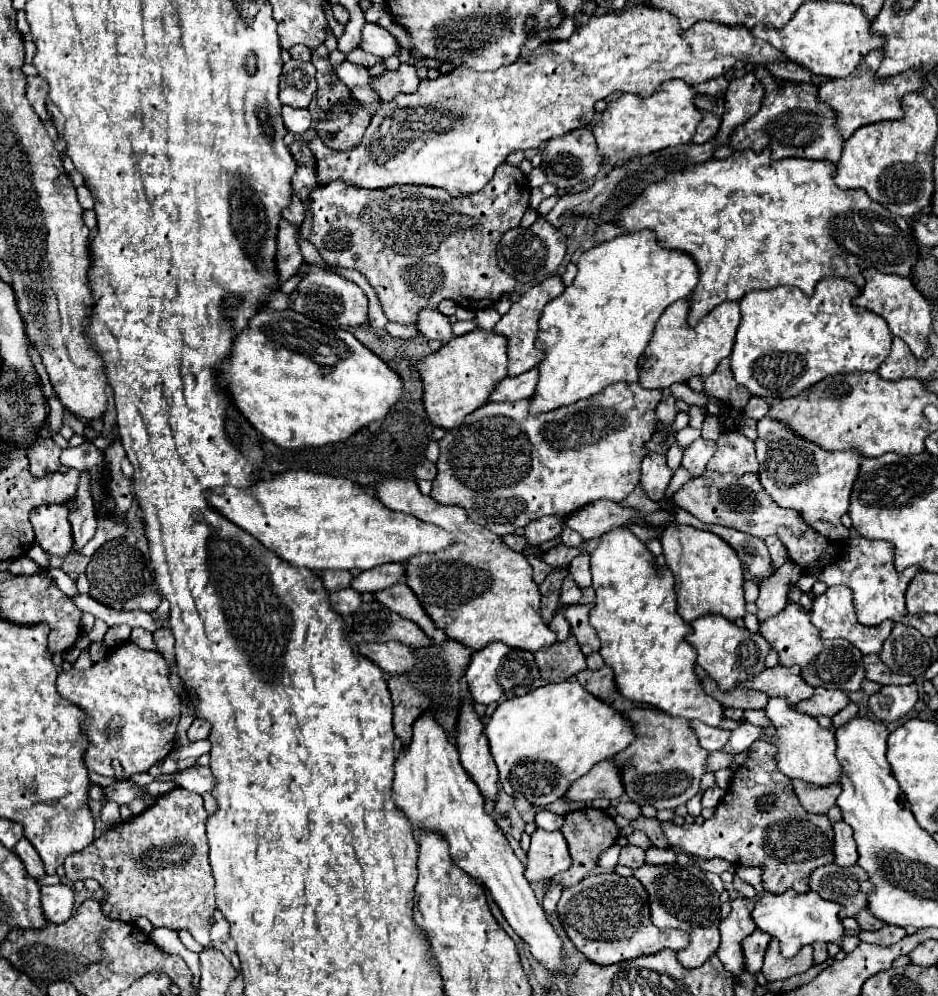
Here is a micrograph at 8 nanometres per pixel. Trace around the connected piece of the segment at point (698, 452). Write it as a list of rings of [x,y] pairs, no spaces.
[[[696,439],[692,445],[688,445],[684,449],[684,457],[682,457],[682,465],[694,473],[694,477],[702,475],[706,471],[706,463],[712,459],[712,455],[716,453],[716,441],[710,439]]]

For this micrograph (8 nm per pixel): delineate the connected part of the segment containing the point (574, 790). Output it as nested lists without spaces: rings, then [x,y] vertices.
[[[608,759],[608,761],[600,761],[590,769],[590,773],[574,781],[566,799],[594,801],[598,797],[604,797],[614,801],[614,799],[620,799],[622,795],[624,795],[624,789],[622,789],[622,777],[618,777],[618,765],[614,765],[614,761]]]

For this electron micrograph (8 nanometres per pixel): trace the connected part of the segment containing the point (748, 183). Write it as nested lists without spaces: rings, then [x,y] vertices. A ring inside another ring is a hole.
[[[764,149],[762,153],[736,151],[728,159],[706,161],[646,187],[646,193],[642,193],[638,201],[620,213],[614,225],[610,223],[598,227],[596,241],[602,243],[622,233],[654,229],[662,247],[686,251],[692,255],[700,267],[700,283],[690,295],[692,311],[688,323],[692,327],[698,325],[698,321],[702,321],[720,303],[740,301],[742,295],[756,289],[790,285],[800,287],[806,295],[810,295],[814,293],[816,283],[830,275],[844,277],[862,289],[864,265],[870,265],[882,273],[910,277],[912,267],[920,255],[912,225],[904,217],[898,217],[872,201],[864,189],[846,191],[834,185],[834,169],[836,165],[830,161],[810,161],[798,157],[774,161],[770,157],[770,149]]]

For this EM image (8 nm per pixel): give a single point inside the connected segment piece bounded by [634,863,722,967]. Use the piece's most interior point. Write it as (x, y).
(680, 898)

